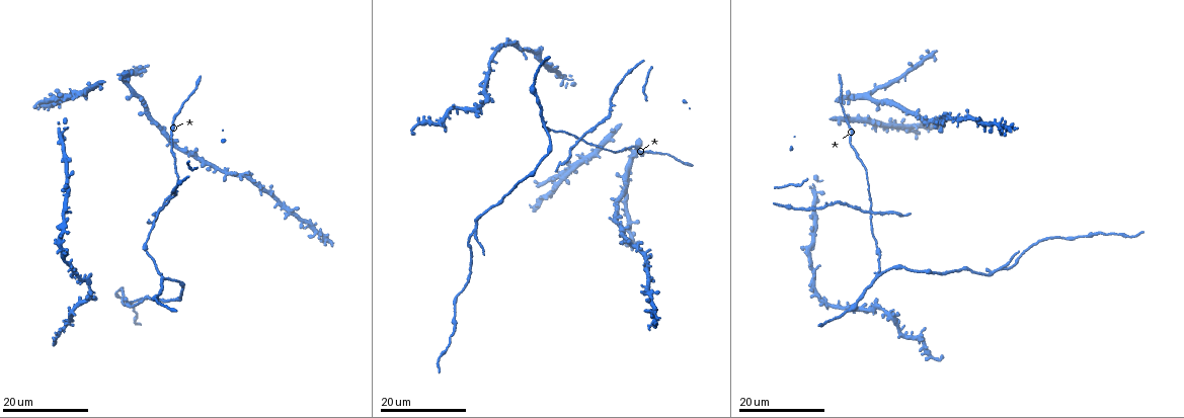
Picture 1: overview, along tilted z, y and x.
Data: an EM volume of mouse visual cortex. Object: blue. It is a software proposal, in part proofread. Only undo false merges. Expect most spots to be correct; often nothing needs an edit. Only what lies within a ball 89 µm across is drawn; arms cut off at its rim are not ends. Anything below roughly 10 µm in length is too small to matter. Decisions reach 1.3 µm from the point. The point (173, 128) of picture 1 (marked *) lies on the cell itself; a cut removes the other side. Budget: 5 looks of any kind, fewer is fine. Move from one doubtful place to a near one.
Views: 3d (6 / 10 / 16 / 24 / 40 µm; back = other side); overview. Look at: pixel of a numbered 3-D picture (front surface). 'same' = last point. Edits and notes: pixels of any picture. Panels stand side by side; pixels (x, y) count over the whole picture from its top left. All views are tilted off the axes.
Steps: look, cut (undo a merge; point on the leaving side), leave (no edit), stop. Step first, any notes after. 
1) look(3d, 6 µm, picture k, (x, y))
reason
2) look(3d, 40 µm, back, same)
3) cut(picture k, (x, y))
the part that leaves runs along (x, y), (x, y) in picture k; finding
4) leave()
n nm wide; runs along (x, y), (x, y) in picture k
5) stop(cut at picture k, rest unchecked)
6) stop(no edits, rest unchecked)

look(3d, 16 µm, picture 1, (173, 116))

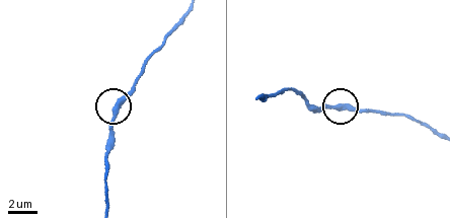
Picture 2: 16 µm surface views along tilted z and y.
look(3d, 10 µm, picture 2, (342, 107))
zoom in

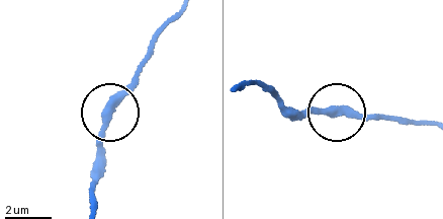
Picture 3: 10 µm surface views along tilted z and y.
look(3d, 6 µm, picture 3, (334, 113))
closer look

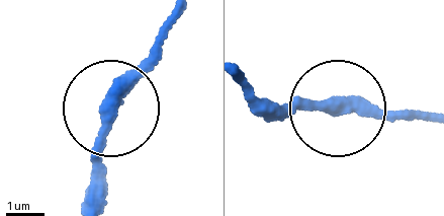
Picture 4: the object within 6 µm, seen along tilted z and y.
leave()
340 nm wide; runs along (272, 105), (425, 119) in picture 4; all the same cell

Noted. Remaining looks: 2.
look(3d, 24 µm, picture 1, (580, 139))
four arms meet

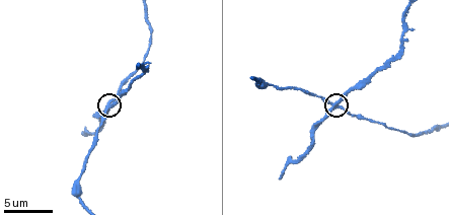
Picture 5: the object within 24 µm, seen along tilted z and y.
look(3d, 10 µm, picture 5, (335, 103))
closer look

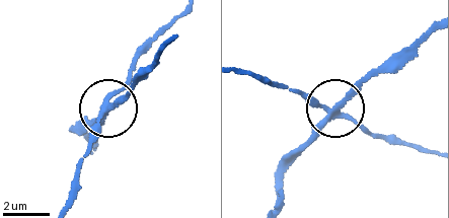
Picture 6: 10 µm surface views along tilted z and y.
cut(picture 6, (311, 143))
240 nm wide; a second cell is stuck on

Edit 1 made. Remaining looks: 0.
stop(cut at picture 6, rest unchecked)

